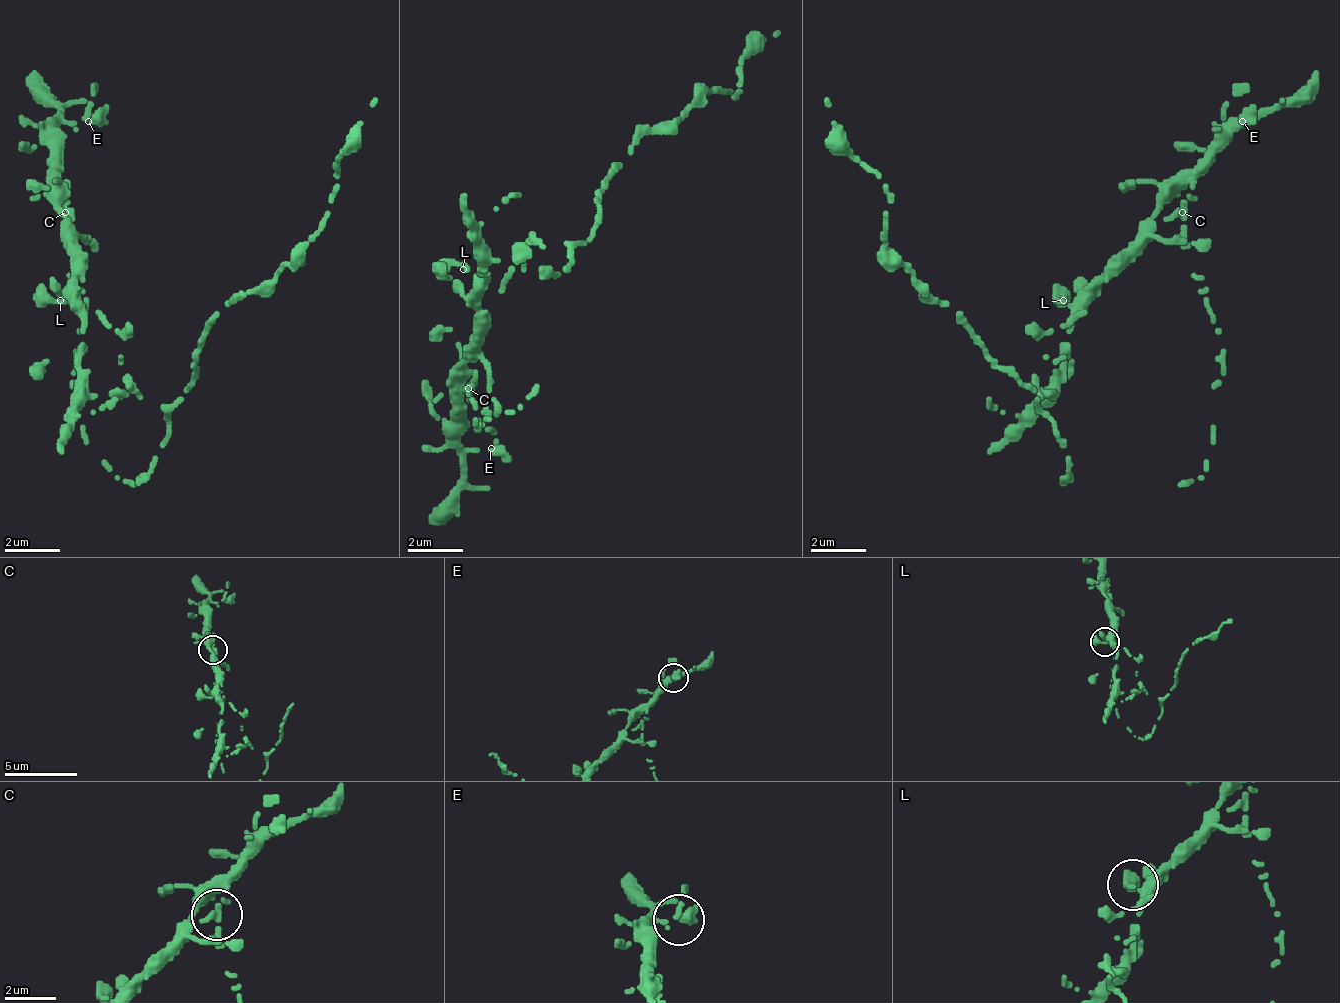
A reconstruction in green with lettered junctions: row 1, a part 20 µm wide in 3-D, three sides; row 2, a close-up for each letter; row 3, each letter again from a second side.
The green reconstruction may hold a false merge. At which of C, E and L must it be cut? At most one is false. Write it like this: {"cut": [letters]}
{"cut": ["C"]}

